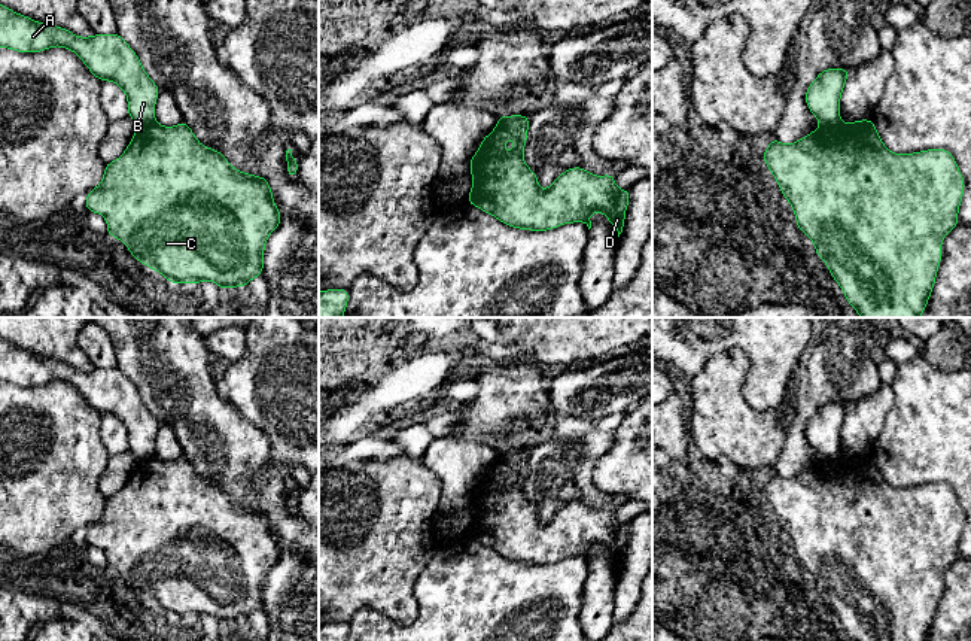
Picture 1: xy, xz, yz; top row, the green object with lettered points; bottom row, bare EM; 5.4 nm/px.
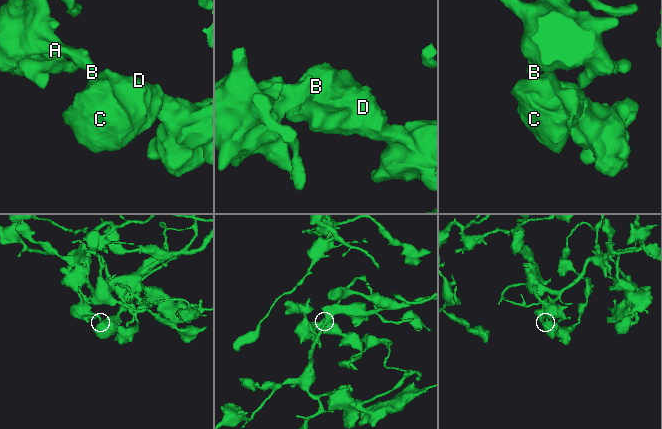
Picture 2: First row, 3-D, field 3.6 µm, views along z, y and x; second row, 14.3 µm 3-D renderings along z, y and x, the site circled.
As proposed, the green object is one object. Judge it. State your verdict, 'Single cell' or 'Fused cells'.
Fused cells

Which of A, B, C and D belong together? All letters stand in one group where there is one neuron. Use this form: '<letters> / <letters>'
A B / C D

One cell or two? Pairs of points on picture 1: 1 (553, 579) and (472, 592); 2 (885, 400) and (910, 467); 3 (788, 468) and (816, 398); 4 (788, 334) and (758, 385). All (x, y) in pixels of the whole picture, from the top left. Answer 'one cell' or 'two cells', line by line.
1: one cell
2: two cells
3: one cell
4: one cell

